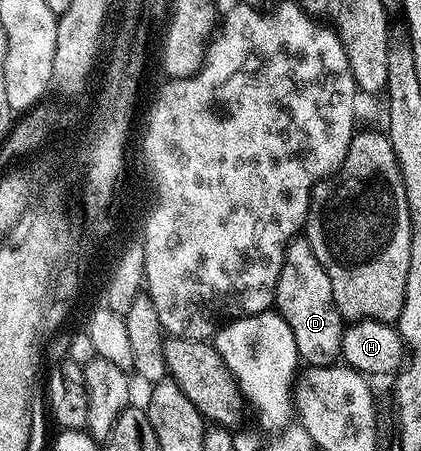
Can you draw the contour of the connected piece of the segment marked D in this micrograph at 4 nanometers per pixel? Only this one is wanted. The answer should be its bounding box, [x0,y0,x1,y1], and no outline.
[273,238,344,368]

